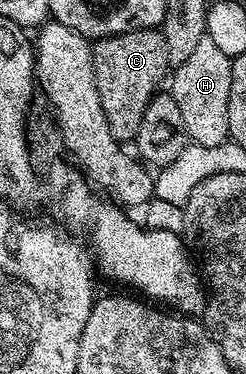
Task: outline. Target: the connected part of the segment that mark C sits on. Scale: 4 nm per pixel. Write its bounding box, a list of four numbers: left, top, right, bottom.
[92,28,171,142]

